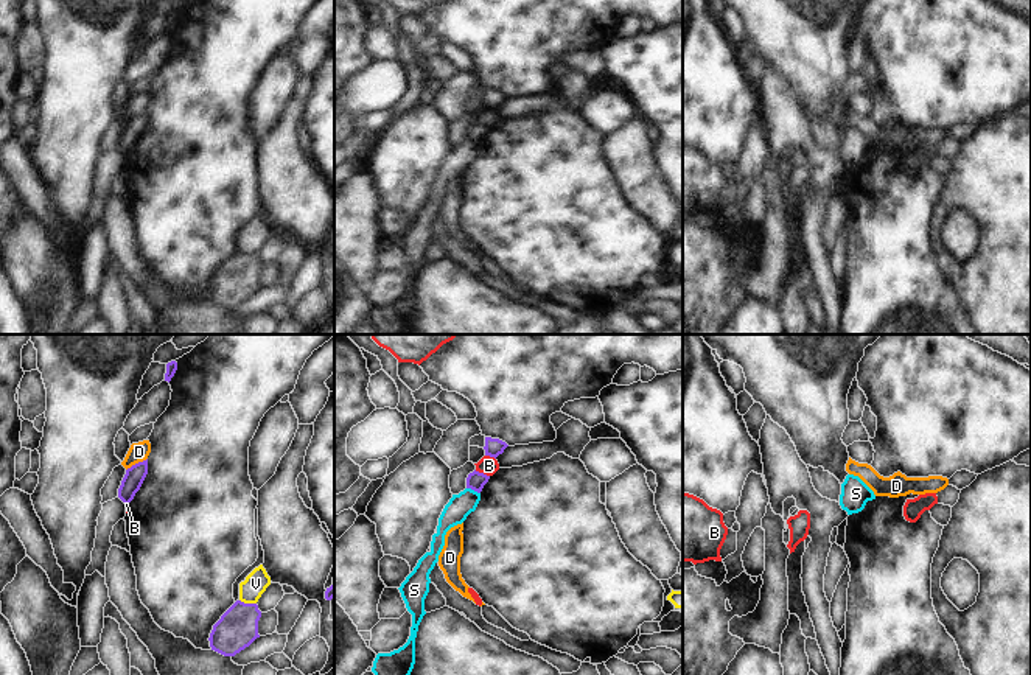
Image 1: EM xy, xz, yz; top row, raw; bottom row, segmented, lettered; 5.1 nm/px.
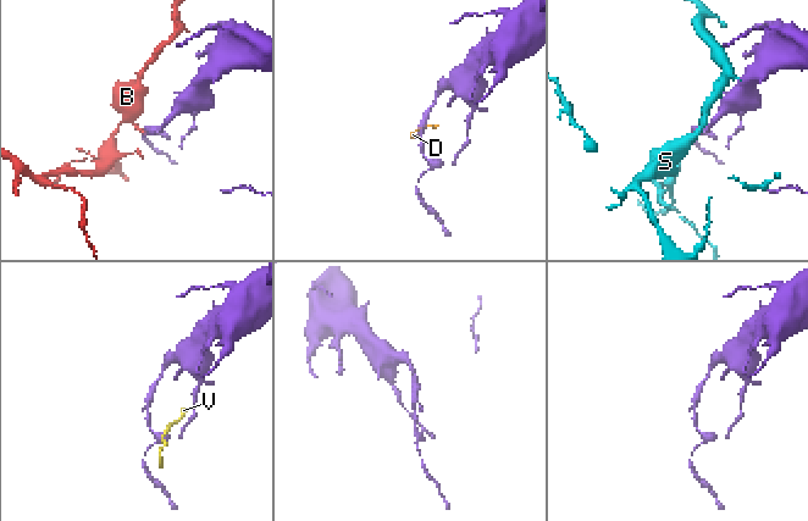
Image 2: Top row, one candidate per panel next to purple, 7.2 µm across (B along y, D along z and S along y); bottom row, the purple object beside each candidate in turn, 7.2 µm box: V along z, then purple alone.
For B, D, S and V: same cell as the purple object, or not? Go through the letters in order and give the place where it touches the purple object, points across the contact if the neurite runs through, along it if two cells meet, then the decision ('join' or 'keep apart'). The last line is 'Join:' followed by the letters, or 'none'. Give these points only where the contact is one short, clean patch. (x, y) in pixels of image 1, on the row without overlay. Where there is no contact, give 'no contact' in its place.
B: meets purple in xz at (482, 125); border along xz (475, 122), (489, 128); keep apart
D: meets purple in xy at (136, 115); border along xy (146, 109), (126, 122); keep apart
S: meets purple in xz at (473, 140); border along xz (467, 139), (479, 145); keep apart
V: meets purple in xy at (248, 255); border along xy (240, 251), (255, 255); keep apart
Join: none

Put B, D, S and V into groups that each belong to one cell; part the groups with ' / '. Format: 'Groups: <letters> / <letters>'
Groups: B / D V / S

